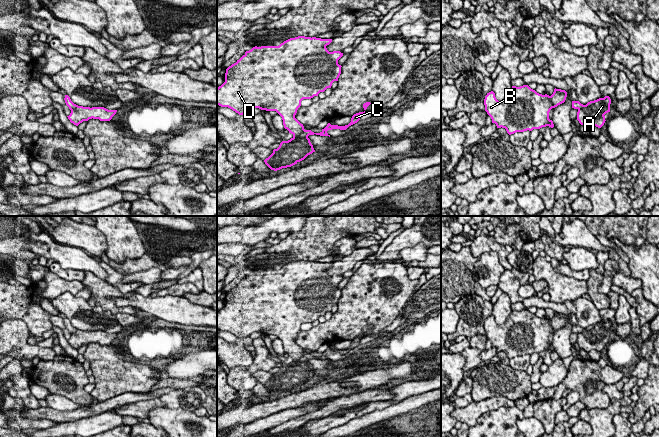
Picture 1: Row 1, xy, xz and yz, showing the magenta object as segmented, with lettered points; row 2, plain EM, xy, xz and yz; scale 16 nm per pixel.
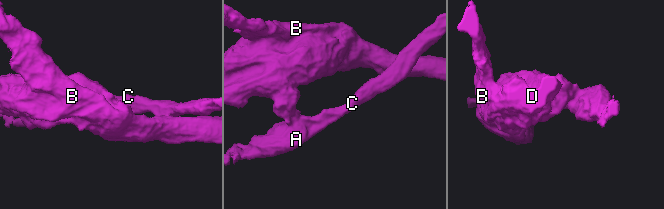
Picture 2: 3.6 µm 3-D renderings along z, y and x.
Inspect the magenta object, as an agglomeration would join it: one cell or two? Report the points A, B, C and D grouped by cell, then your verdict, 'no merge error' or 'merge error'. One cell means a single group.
A C / B D; merge error

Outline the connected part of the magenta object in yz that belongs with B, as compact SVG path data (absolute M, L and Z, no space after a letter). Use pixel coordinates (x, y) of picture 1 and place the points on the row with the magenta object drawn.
M528 85L512 86L502 101L498 101L493 91L484 99L485 111L497 128L505 128L509 135L516 132L532 131L549 126L554 127L549 119L552 108L565 102L567 92L554 89L551 96L539 94Z

